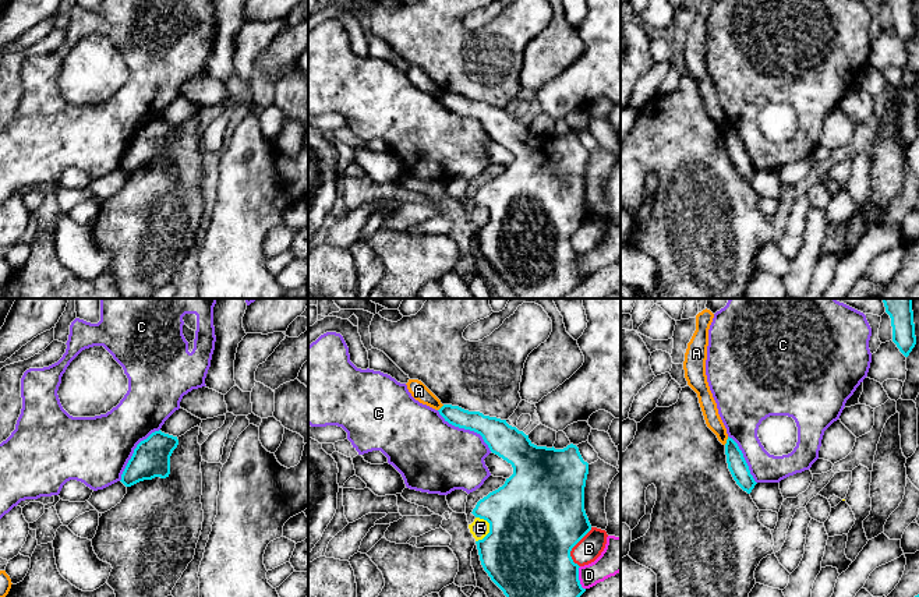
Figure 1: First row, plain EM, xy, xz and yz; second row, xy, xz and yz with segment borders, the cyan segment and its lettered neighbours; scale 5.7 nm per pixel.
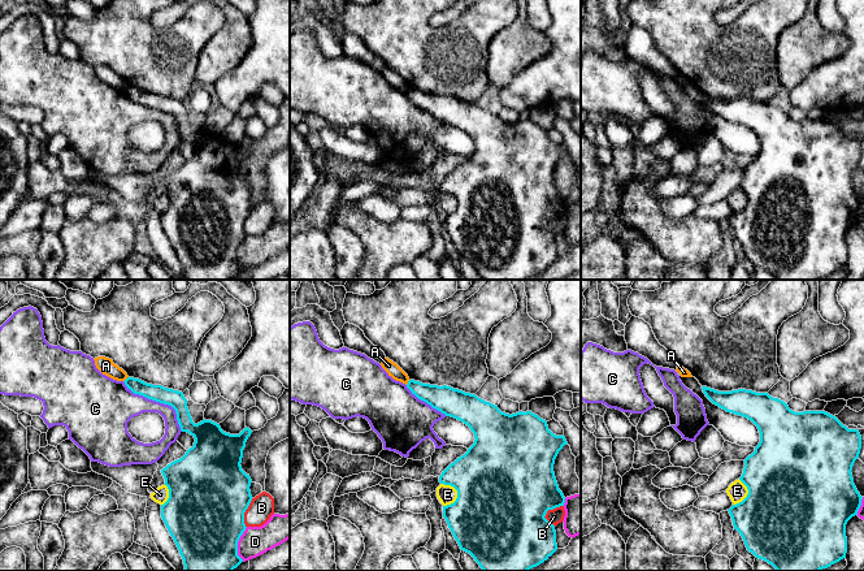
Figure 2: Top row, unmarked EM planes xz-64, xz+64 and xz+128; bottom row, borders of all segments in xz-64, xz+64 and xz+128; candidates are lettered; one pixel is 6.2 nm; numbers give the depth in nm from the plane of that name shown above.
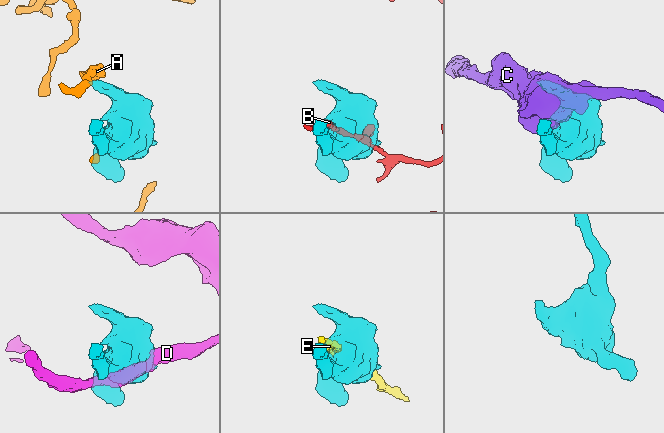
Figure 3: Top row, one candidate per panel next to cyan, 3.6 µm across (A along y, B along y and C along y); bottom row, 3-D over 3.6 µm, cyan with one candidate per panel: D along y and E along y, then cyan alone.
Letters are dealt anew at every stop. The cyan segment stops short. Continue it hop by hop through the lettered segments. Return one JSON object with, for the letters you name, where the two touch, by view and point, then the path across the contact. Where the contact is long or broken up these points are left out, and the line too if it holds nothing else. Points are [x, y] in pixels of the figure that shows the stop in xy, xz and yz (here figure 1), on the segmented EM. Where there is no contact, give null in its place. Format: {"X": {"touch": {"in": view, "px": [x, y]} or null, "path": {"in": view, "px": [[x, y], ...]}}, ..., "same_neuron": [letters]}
{"same_neuron": []}

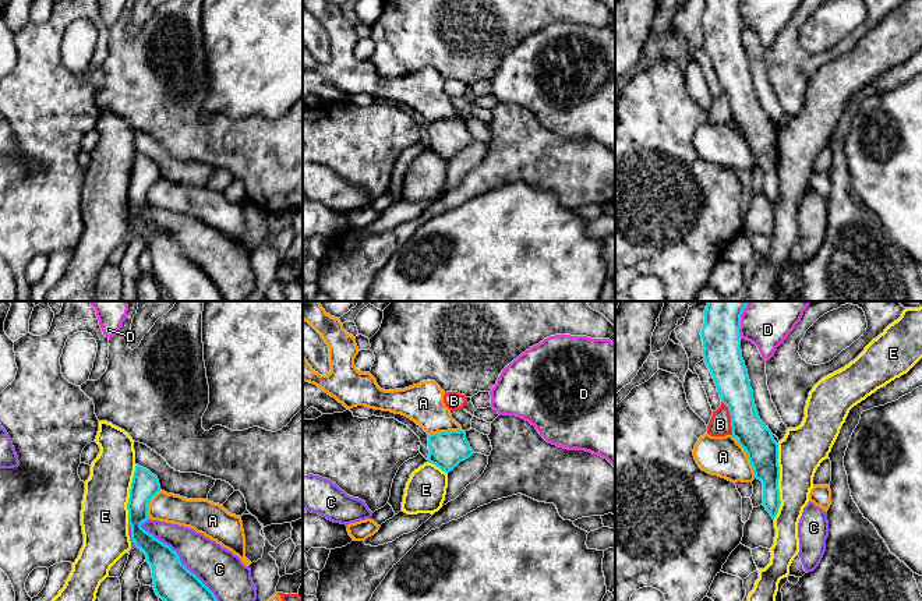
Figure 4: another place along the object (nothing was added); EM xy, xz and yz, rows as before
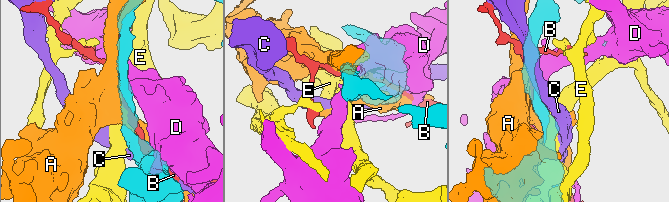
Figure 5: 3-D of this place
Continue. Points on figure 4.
{"same_neuron": []}

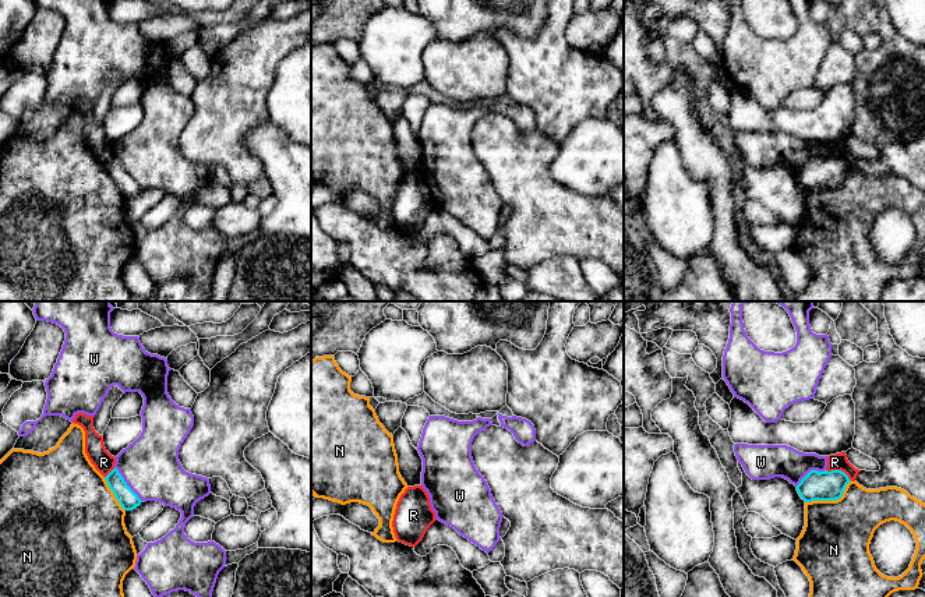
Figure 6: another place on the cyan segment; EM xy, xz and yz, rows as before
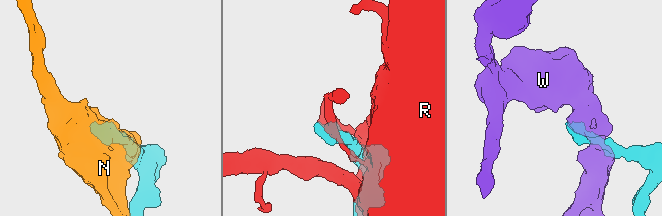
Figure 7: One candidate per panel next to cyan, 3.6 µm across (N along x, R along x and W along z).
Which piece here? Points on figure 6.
{"same_neuron": []}

